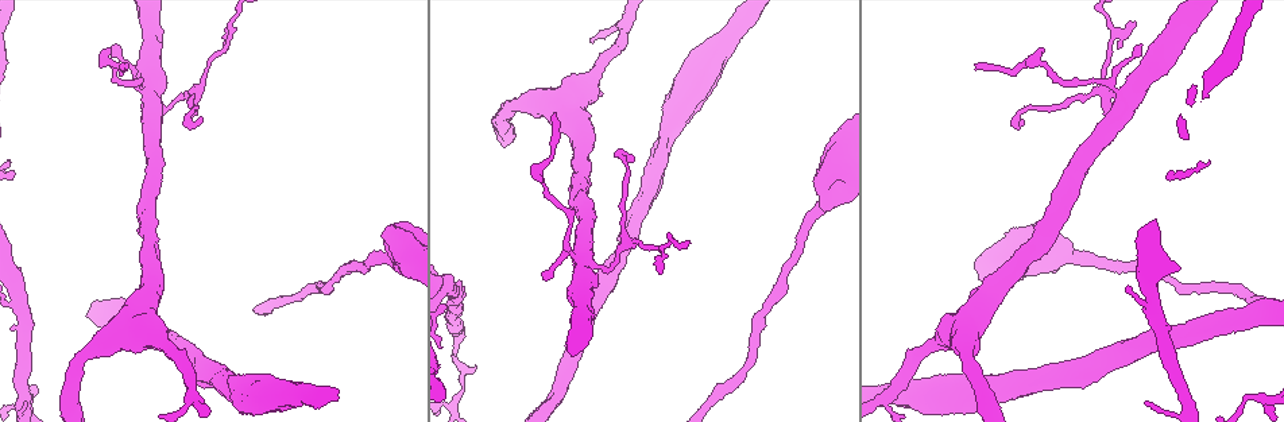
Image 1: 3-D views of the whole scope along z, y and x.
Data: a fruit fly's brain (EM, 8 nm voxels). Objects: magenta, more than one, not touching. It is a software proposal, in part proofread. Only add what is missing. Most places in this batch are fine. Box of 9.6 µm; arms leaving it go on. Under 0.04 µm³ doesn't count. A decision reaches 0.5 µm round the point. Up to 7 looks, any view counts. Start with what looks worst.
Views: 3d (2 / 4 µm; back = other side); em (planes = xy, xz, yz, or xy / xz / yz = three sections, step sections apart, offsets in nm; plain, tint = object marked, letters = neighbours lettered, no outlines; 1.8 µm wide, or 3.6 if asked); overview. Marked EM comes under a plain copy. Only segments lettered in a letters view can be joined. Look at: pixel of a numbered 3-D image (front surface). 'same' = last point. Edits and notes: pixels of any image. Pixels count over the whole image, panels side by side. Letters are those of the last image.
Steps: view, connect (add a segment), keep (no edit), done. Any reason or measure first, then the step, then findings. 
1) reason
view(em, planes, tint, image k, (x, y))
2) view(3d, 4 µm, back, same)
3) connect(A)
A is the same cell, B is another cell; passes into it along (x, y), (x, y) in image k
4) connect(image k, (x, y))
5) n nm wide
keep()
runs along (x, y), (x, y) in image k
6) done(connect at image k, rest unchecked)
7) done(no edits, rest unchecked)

tapers out
view(em, yz, step 16, letters, image 1, (1131, 23))

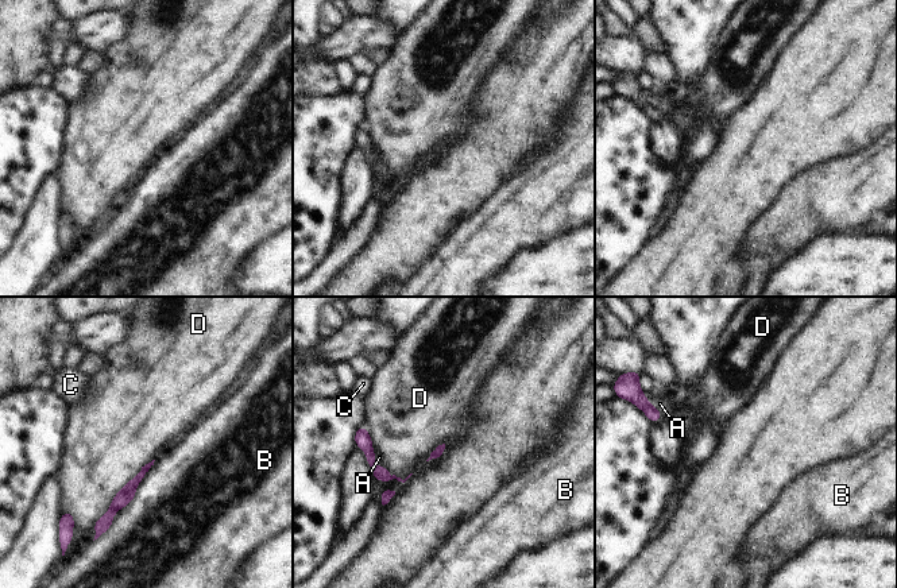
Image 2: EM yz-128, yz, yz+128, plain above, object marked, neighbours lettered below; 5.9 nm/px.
cut it another way
view(em, xy, step 8, letters, same)

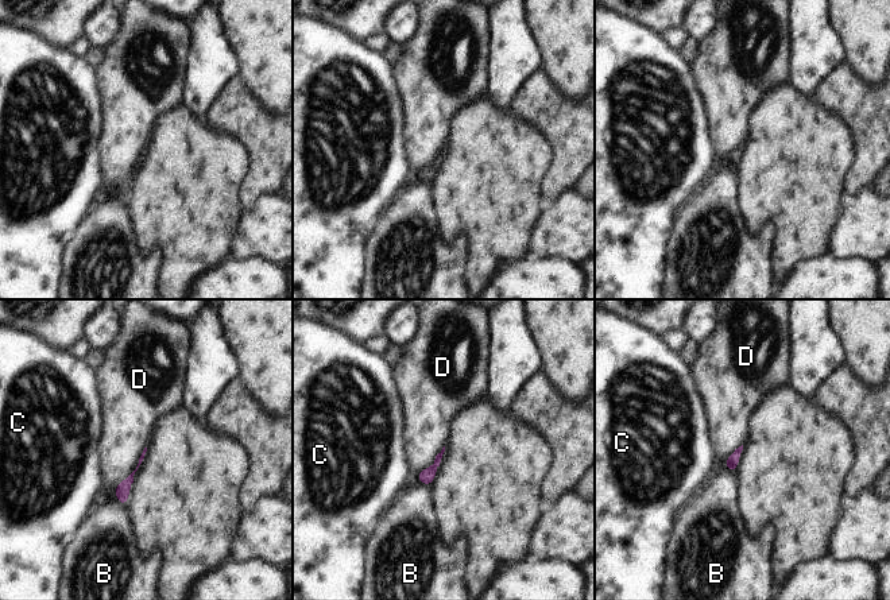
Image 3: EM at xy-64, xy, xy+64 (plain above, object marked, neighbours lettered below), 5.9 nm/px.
D touches over 340 nm
keep()
B, C and D are other cells; none of them fits

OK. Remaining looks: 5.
an open end
view(3d, 4 µm, image 1, (632, 162))

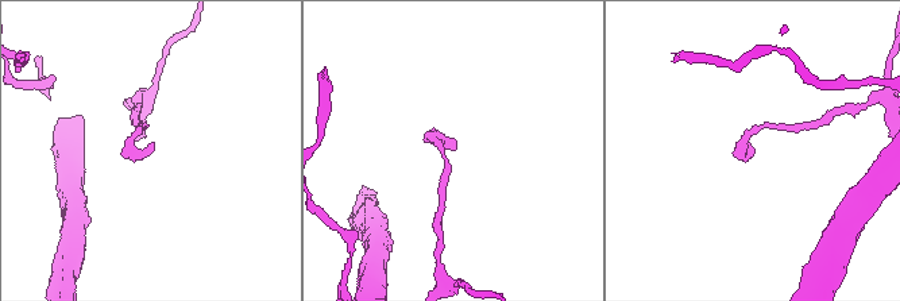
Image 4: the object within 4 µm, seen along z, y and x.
view(em, yz, step 4, letters, image 4, (750, 146))

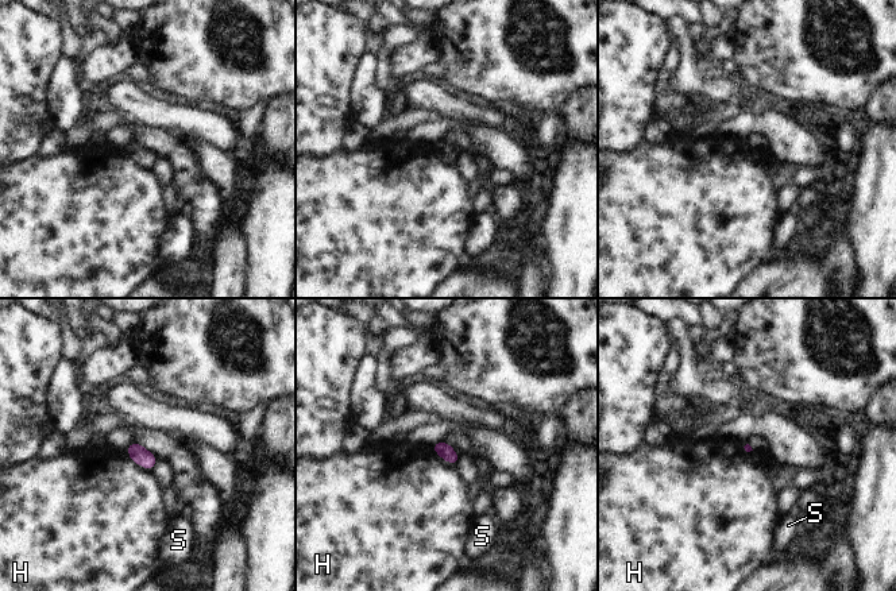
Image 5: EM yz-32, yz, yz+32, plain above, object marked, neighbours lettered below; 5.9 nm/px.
view(em, planes, letters, same)

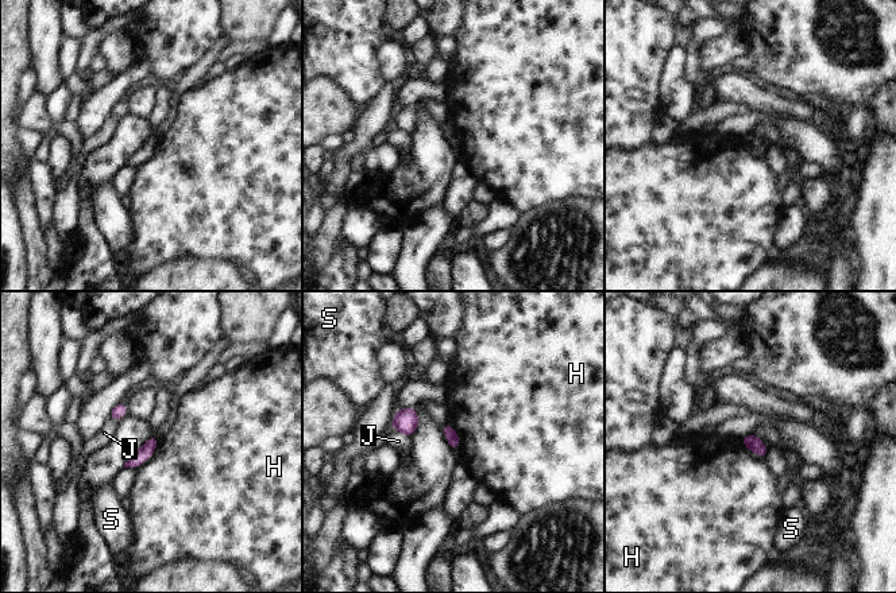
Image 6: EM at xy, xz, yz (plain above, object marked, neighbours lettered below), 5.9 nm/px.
keep()
H, J and S are other cells; border along (158, 438), (154, 452), (134, 468) in image 6; none of them fits

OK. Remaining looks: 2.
tapers out
view(3d, 2 µm, image 1, (555, 112))

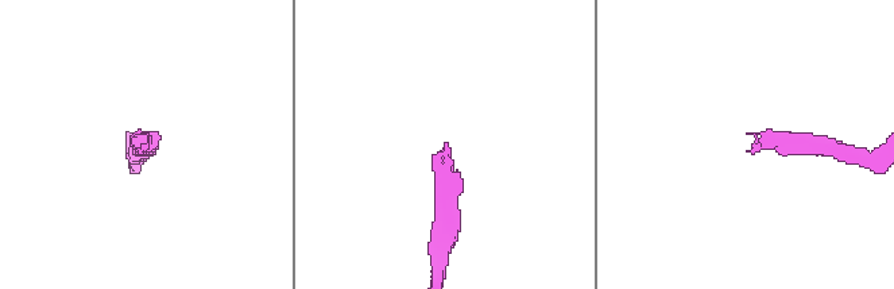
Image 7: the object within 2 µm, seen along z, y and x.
view(em, 3.6 µm, planes, letters, image 7, (446, 146))

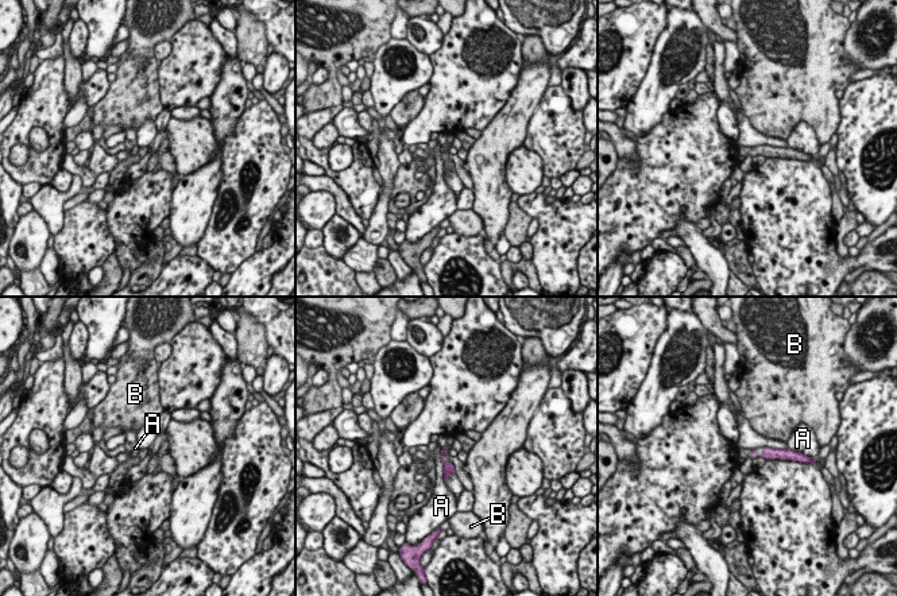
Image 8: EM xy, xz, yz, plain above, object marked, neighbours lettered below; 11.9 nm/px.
keep()
A and B are other cells; border along (439, 453), (445, 484) in image 8; none of them fits

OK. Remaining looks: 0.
done(no edits, rest unchecked)

